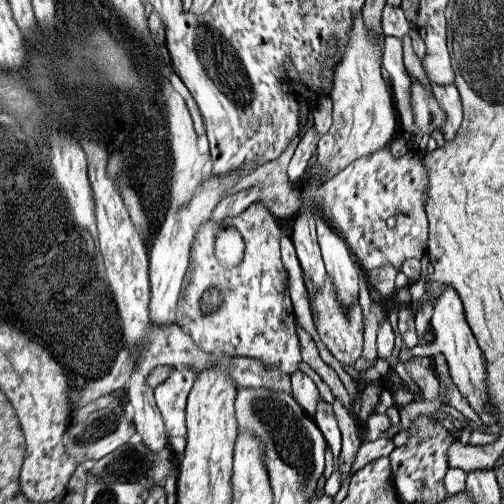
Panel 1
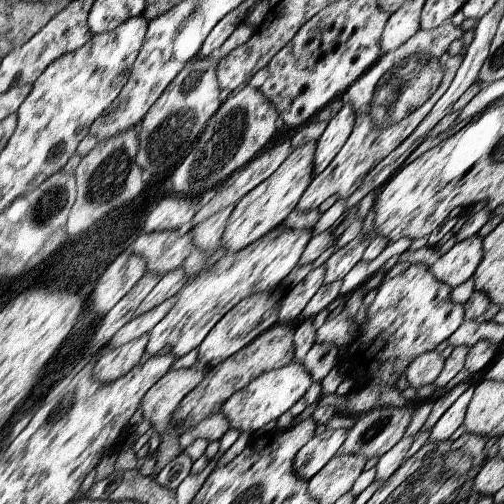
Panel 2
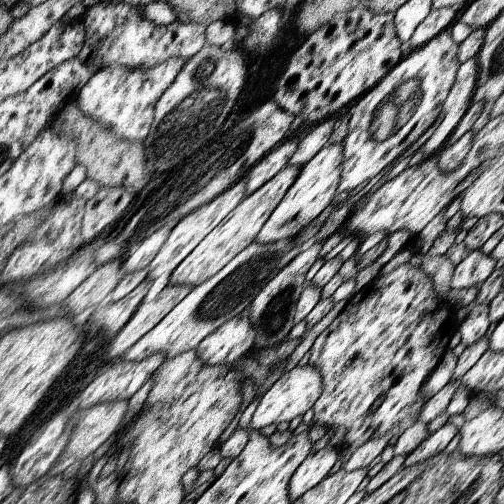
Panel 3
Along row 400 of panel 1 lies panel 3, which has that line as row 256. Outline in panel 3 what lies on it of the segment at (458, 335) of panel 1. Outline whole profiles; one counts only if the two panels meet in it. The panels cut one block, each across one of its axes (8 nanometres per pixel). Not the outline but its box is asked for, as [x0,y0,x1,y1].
[451,250,497,290]

